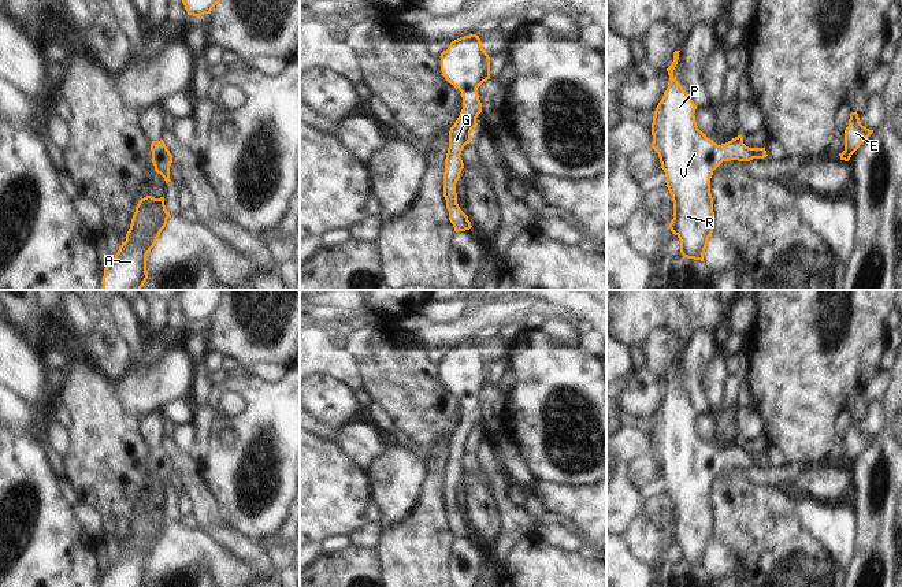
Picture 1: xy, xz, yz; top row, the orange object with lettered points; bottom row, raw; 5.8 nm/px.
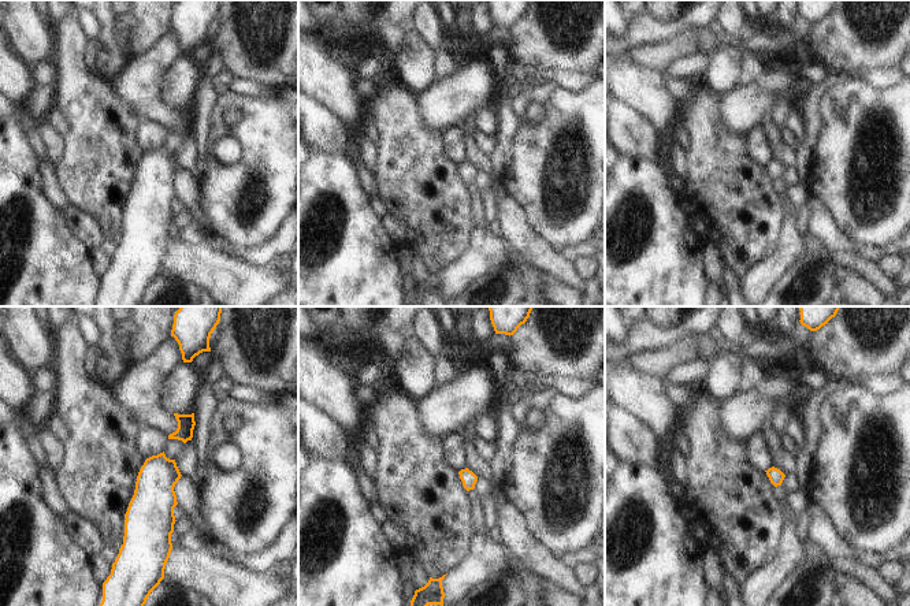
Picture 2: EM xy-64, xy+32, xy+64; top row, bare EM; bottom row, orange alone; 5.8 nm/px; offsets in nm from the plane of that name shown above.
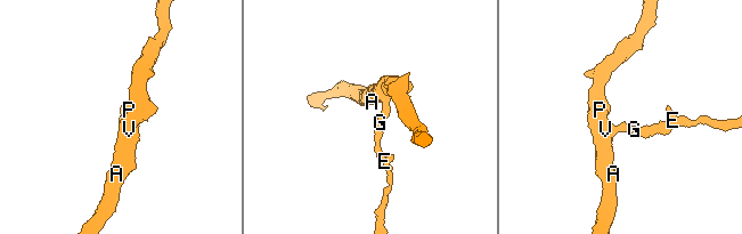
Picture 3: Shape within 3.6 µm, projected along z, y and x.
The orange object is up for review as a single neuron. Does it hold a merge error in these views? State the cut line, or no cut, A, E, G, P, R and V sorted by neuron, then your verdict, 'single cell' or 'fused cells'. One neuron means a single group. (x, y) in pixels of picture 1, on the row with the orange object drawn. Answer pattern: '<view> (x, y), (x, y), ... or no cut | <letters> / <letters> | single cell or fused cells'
no cut | A E G P R V | single cell

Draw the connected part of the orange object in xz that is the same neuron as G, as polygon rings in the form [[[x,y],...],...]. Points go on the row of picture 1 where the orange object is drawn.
[[[476,34],[452,41],[439,57],[442,75],[461,92],[463,97],[463,109],[449,131],[443,172],[443,197],[449,220],[457,233],[472,227],[468,216],[457,204],[456,183],[464,168],[461,151],[471,142],[471,131],[478,126],[476,118],[482,112],[478,88],[490,78],[490,57]]]

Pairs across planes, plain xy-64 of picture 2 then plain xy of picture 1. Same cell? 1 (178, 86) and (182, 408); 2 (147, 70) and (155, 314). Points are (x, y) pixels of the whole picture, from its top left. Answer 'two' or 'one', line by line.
1: two
2: two

